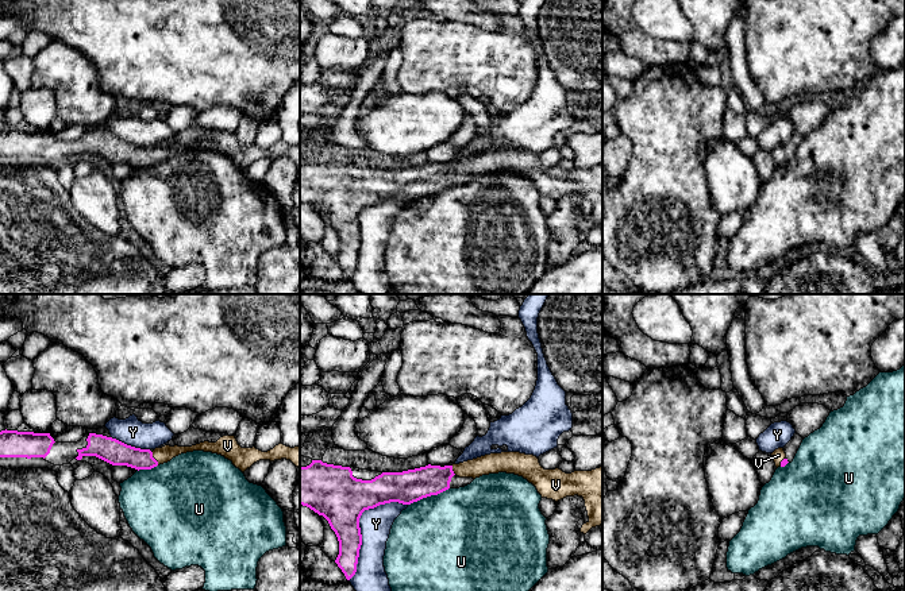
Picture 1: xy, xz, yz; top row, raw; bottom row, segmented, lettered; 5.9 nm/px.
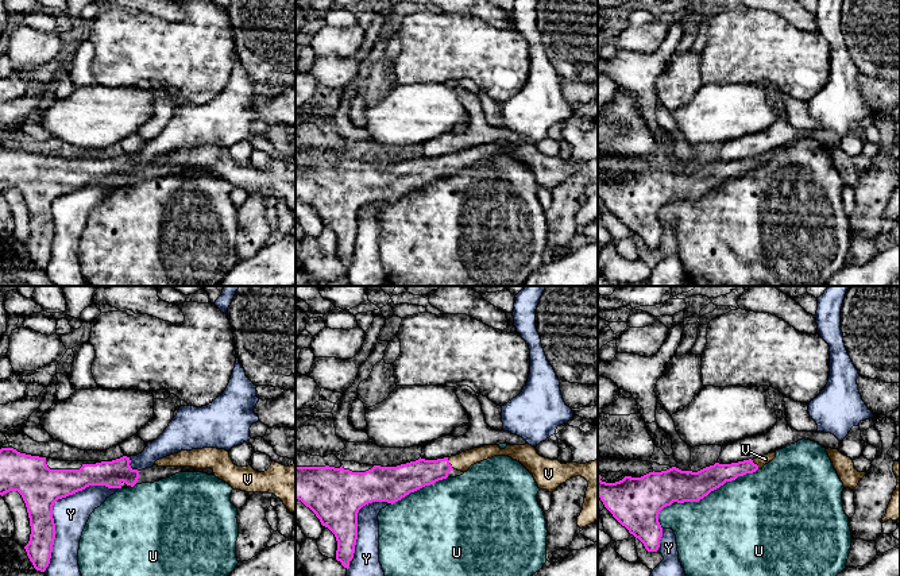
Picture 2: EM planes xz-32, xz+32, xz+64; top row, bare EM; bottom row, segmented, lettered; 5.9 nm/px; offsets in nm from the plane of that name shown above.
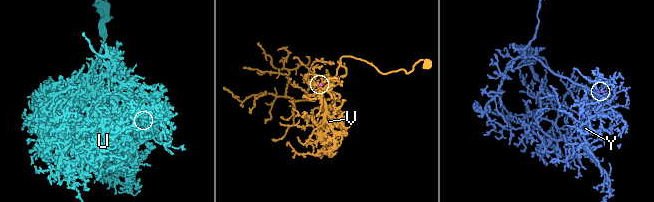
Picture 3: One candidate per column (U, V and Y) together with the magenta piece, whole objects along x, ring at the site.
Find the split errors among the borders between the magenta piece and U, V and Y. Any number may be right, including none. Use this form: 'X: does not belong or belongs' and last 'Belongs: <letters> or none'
U: does not belong
V: belongs
Y: does not belong
Belongs: V

